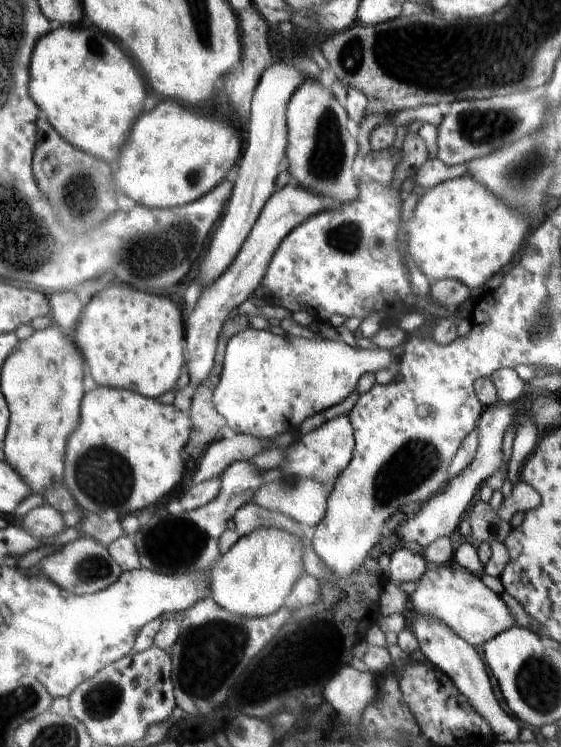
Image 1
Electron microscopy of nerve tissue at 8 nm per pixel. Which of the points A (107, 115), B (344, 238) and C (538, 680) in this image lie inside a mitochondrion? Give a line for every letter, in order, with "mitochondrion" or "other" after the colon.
A: other
B: mitochondrion
C: mitochondrion

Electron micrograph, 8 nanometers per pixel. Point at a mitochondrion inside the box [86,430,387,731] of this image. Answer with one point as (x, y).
(210, 649)

